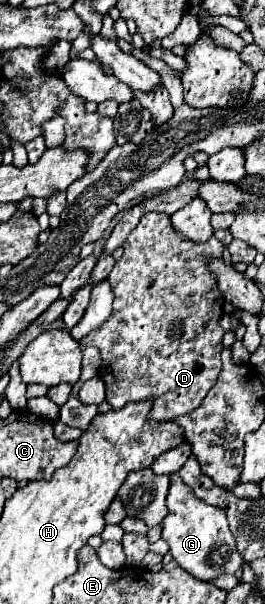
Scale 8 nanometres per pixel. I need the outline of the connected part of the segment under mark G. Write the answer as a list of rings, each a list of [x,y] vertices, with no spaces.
[[[177,474],[171,476],[167,508],[169,514],[163,518],[163,540],[169,544],[173,560],[183,570],[193,574],[201,582],[213,582],[225,574],[235,574],[243,566],[243,558],[235,548],[233,534],[229,532],[225,510],[199,500]]]

